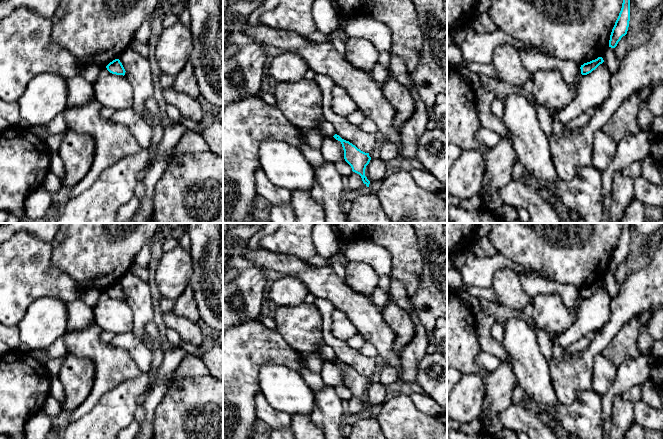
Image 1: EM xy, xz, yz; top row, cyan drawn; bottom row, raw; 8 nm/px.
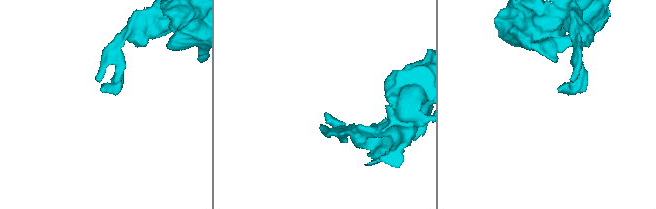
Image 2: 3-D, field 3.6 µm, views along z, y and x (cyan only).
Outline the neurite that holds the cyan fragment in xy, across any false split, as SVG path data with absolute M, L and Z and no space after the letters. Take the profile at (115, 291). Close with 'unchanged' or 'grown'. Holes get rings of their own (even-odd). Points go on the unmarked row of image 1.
M115 283L106 290L107 294L116 299L125 299L125 293L119 283Z; unchanged

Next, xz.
M339 359L333 360L336 364L340 365L344 374L344 383L351 390L352 395L359 398L363 407L369 411L370 405L365 400L366 390L369 388L371 381L369 377L365 377L358 373L355 369L342 363Z; unchanged

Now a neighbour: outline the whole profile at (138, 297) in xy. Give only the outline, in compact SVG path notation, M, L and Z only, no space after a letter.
M131 271L124 274L118 283L126 295L124 301L133 313L132 332L143 341L145 326L154 319L149 285Z

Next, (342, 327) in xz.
M338 309L332 314L331 330L333 336L343 341L348 341L351 337L358 334L358 330L352 321L344 312Z

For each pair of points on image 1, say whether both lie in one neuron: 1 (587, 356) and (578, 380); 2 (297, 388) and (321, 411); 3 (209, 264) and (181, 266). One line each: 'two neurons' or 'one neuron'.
1: one neuron
2: two neurons
3: two neurons

